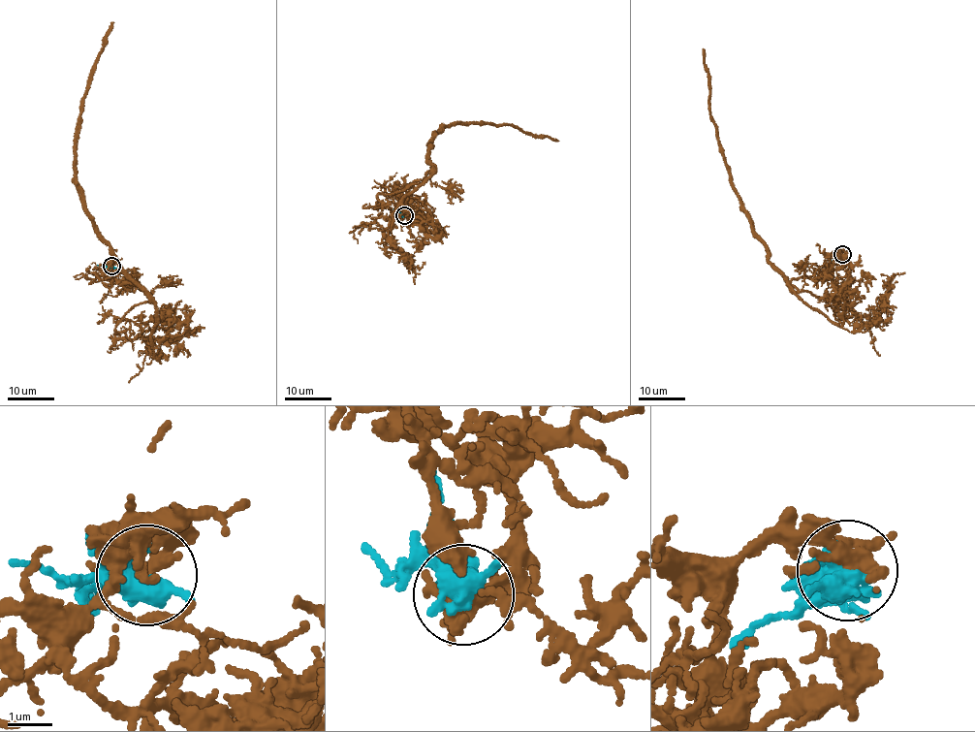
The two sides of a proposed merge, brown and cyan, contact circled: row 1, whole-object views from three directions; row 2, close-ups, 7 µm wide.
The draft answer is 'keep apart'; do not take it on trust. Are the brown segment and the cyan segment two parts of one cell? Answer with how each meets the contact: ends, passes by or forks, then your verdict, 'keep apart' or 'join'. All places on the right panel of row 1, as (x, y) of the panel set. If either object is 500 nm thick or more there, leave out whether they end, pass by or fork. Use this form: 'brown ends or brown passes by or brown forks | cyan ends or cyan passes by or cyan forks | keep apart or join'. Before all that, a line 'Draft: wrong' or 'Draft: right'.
Draft: wrong
join

